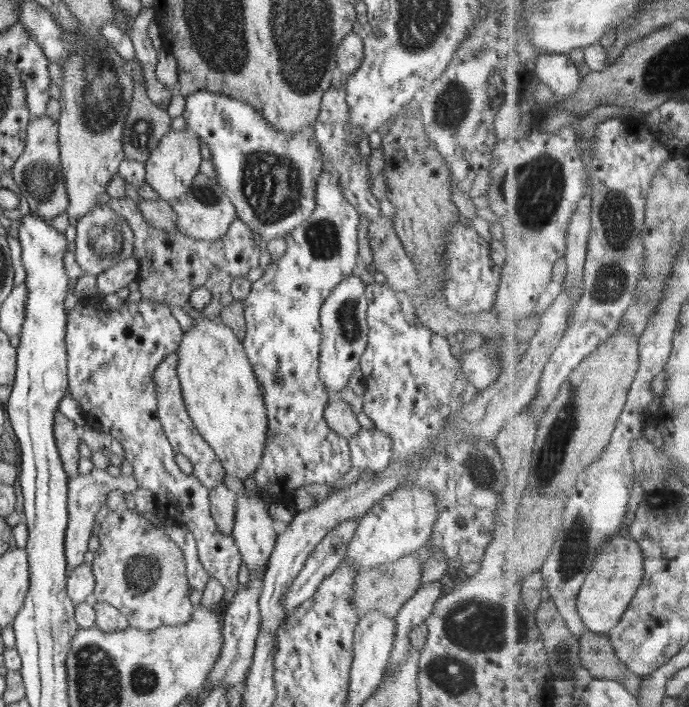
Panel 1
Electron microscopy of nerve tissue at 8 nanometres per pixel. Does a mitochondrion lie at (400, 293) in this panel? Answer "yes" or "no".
no

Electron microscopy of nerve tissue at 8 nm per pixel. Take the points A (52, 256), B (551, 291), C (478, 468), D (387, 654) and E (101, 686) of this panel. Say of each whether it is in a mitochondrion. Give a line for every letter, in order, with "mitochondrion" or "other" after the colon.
A: other
B: other
C: mitochondrion
D: other
E: mitochondrion

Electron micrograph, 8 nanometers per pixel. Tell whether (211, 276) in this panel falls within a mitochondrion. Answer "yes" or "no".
no

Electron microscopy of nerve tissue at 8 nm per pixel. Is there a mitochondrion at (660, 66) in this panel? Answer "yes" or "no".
yes

